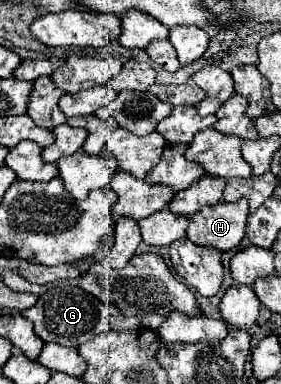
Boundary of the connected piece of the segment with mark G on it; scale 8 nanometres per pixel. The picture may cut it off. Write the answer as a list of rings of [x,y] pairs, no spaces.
[[[55,286],[49,288],[43,296],[39,296],[37,304],[23,312],[27,320],[35,324],[35,334],[43,342],[57,342],[63,346],[81,346],[97,334],[103,334],[111,328],[139,328],[139,318],[127,318],[113,304],[103,304],[103,300],[95,300],[89,292],[83,292],[79,286]]]

